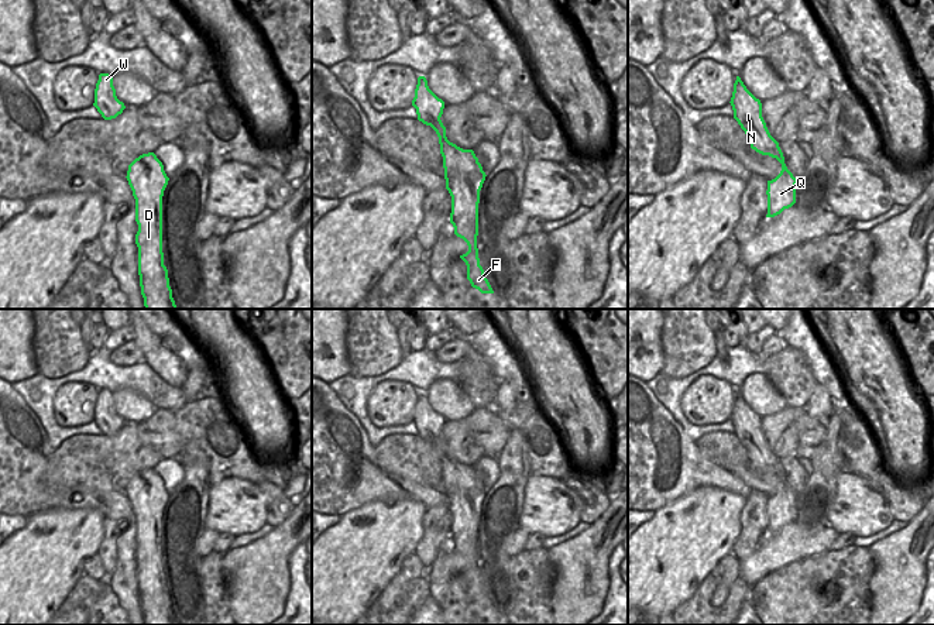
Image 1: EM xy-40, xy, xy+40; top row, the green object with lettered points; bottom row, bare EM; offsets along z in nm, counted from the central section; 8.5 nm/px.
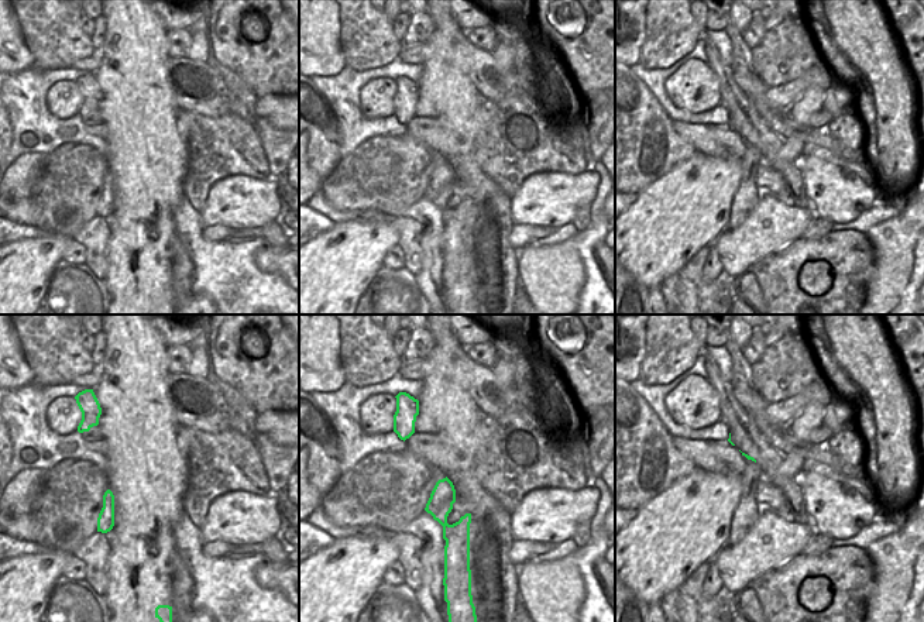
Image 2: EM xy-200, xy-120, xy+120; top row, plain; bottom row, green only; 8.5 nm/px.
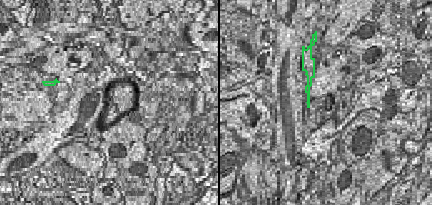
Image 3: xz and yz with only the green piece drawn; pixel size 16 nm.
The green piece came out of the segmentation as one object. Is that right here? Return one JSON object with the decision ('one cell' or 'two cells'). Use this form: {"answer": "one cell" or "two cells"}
{"answer": "one cell"}

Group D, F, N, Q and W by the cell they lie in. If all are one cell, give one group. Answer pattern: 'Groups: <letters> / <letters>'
Groups: D F N Q W

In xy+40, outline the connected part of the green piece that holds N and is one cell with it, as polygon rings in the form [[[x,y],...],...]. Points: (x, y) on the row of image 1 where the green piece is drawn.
[[[739,76],[734,83],[731,97],[734,119],[745,131],[751,148],[762,155],[776,158],[782,164],[780,174],[768,181],[768,214],[775,217],[796,203],[797,178],[787,169],[779,142],[770,135],[762,117],[762,103],[744,85]]]

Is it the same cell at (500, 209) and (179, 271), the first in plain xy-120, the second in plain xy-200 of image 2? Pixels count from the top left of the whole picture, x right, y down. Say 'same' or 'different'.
same

